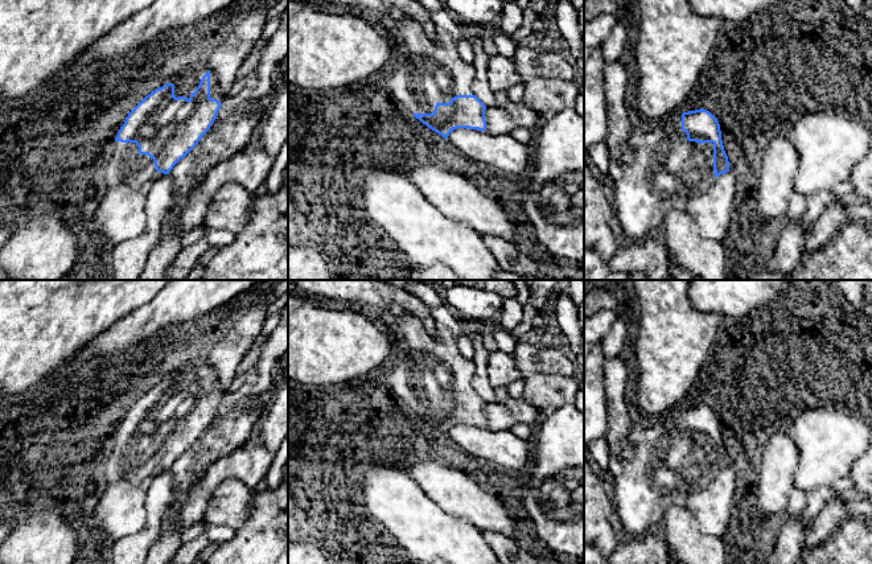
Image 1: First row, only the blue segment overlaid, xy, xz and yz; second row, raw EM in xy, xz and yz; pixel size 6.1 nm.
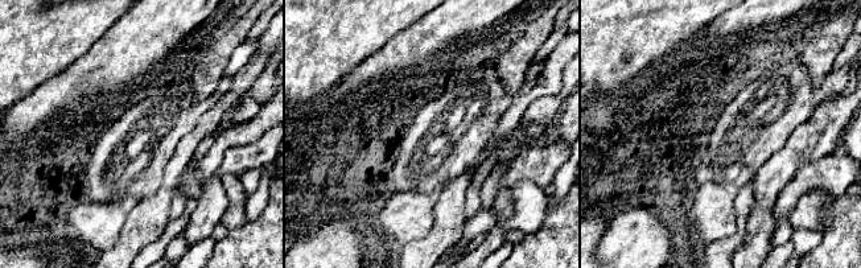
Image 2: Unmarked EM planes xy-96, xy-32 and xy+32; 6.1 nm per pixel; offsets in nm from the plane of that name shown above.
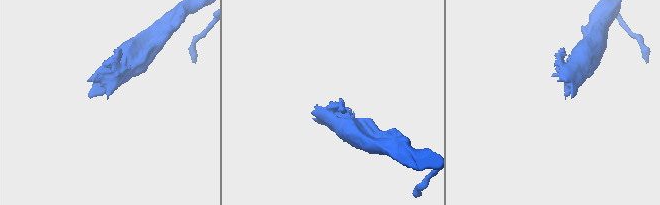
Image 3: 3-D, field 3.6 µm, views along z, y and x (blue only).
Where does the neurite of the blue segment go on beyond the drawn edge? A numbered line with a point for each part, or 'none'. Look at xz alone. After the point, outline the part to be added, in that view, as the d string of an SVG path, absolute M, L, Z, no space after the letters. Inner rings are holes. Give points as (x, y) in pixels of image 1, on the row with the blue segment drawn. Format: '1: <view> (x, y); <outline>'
1: xz (422, 71); M406 18L396 22L396 30L384 73L386 88L396 103L412 115L433 114L437 103L473 94L476 70L461 58L461 41L441 28L431 38Z

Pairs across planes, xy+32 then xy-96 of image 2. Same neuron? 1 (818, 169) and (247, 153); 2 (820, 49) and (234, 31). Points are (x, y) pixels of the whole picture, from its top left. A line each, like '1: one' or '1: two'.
1: one
2: one

